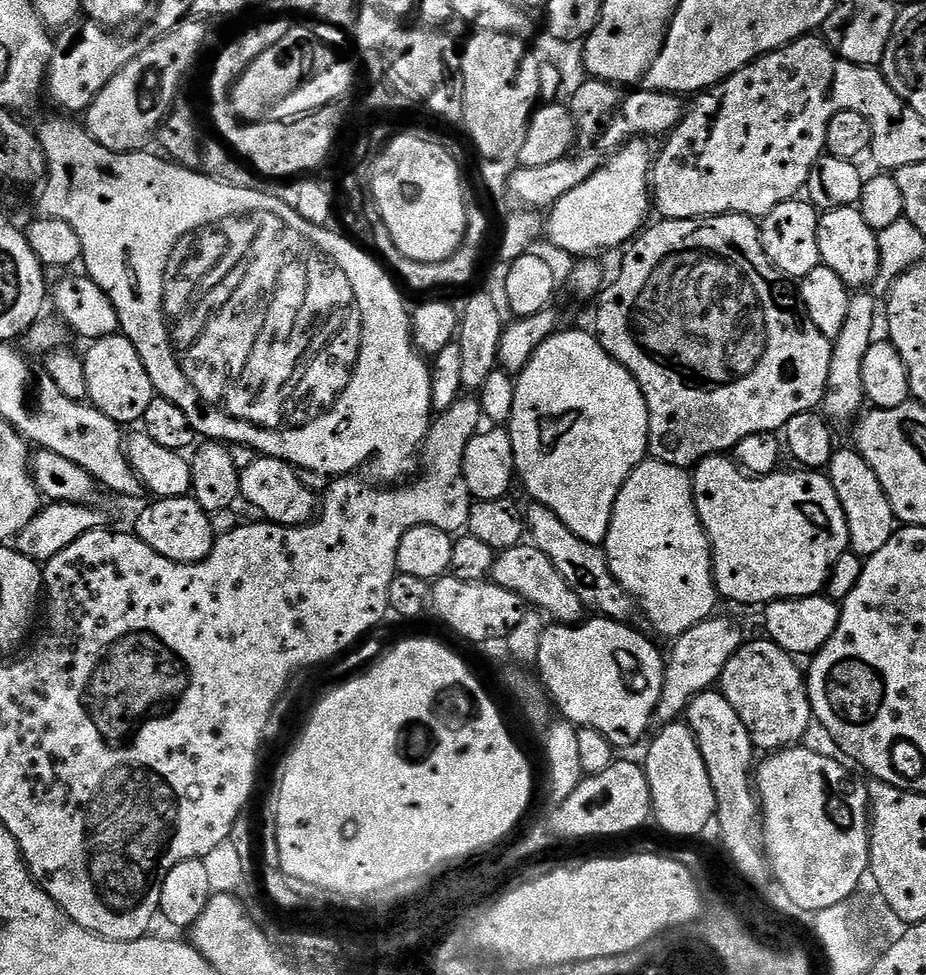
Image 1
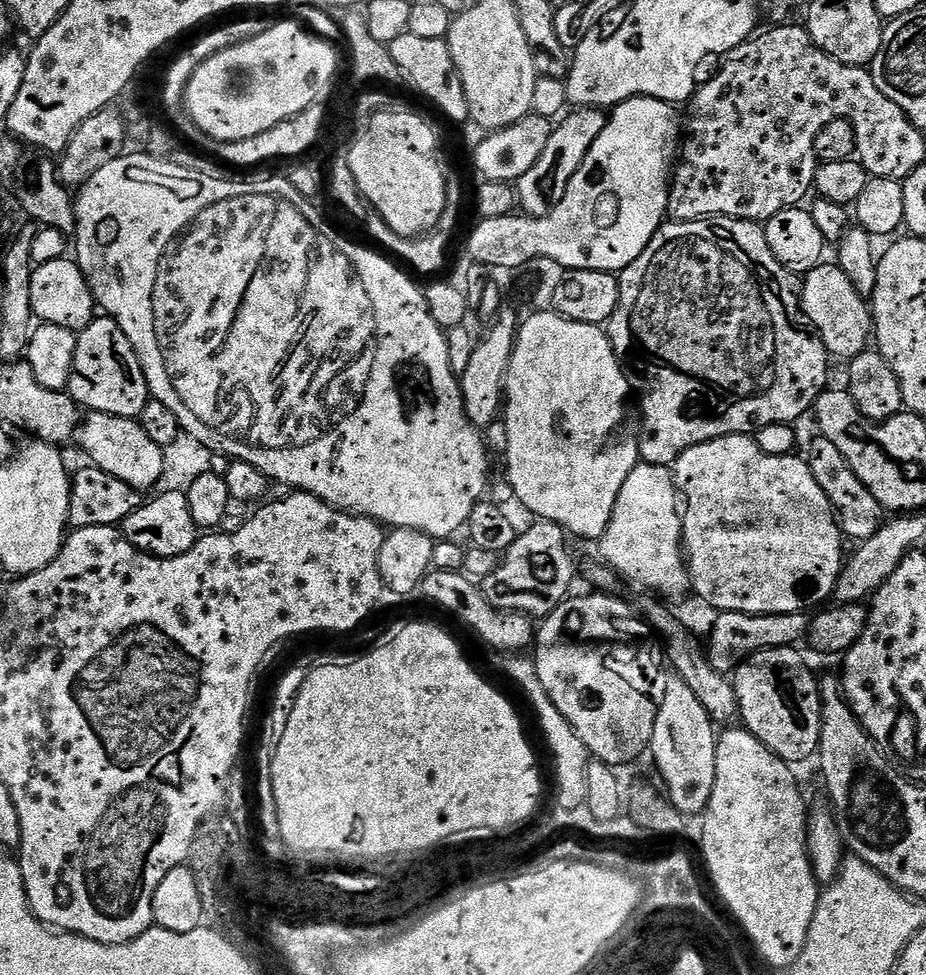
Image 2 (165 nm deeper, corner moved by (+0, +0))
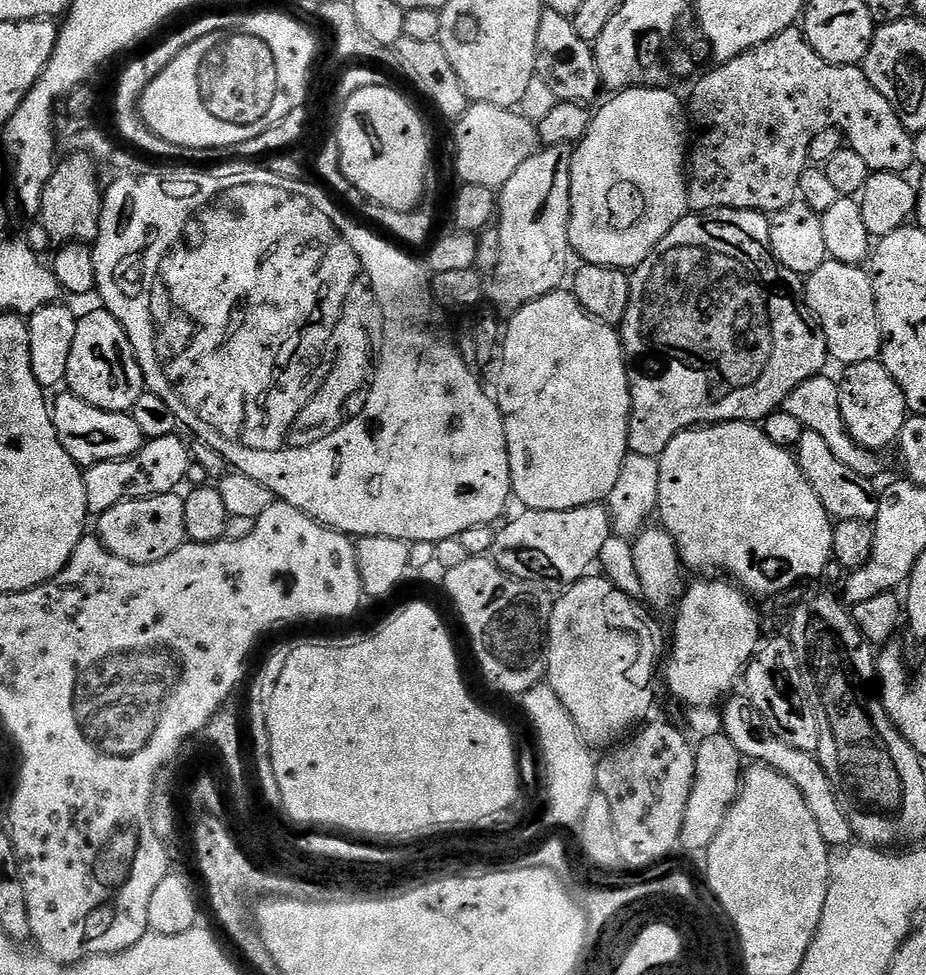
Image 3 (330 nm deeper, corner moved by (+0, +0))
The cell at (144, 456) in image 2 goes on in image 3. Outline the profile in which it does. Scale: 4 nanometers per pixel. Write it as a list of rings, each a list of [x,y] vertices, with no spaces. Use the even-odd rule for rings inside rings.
[[[71,394],[60,396],[50,408],[52,424],[56,428],[62,446],[81,466],[94,464],[98,460],[121,460],[132,456],[145,444],[138,422],[126,412],[107,412],[86,403],[82,398]]]

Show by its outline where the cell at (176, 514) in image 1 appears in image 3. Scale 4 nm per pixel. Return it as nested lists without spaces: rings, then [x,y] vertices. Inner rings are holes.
[[[176,492],[110,506],[110,510],[101,514],[95,523],[98,539],[106,546],[106,550],[131,564],[162,562],[162,558],[174,554],[174,550],[186,543],[184,496]]]

